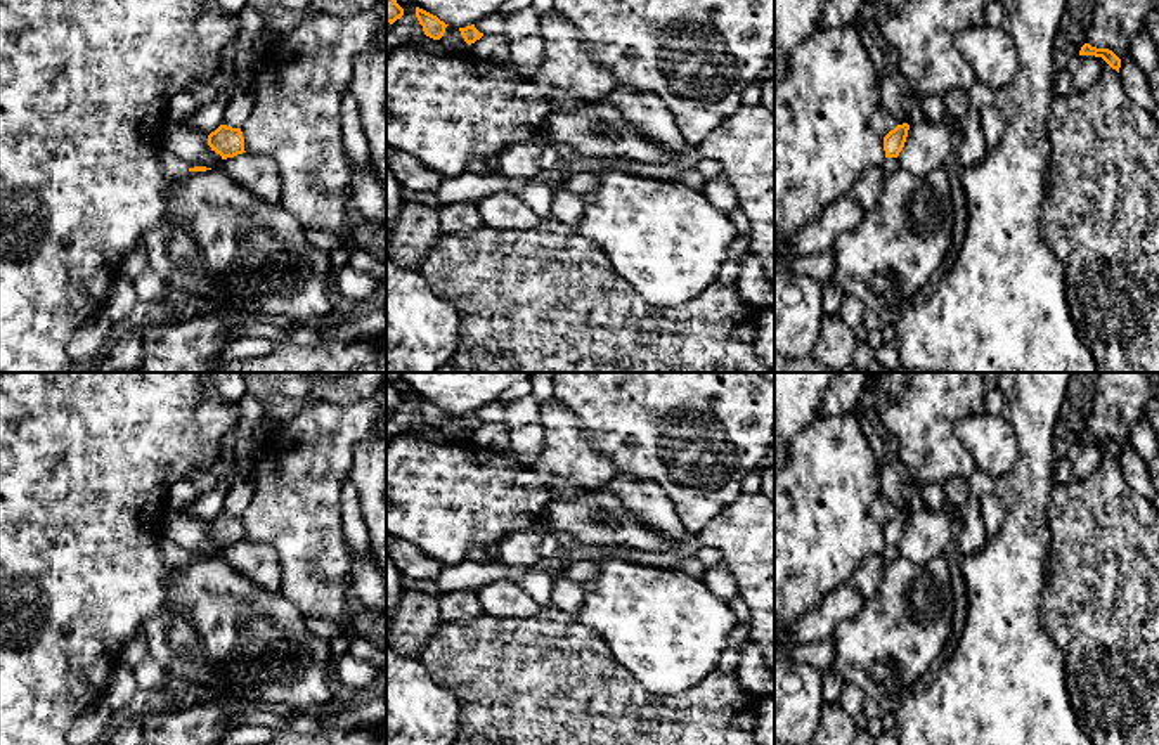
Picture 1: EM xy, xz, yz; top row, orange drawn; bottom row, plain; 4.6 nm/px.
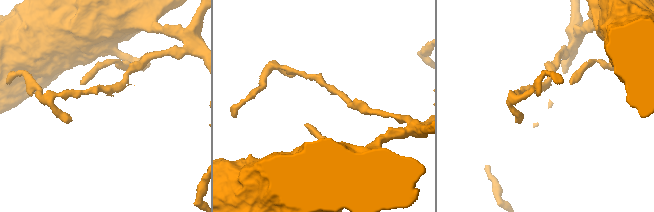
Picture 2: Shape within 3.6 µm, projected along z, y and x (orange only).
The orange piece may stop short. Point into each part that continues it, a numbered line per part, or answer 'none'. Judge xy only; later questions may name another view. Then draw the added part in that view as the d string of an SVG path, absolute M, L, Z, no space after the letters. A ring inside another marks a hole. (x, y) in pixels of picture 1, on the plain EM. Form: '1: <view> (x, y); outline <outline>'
none

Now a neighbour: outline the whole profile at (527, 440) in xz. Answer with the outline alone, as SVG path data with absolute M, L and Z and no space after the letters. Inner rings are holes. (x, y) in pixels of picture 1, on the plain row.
M535 421L520 428L511 428L508 431L511 438L511 452L523 463L534 464L541 456L546 438L542 423Z

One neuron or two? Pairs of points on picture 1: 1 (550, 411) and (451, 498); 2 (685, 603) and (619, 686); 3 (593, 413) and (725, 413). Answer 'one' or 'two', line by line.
1: one
2: two
3: one

